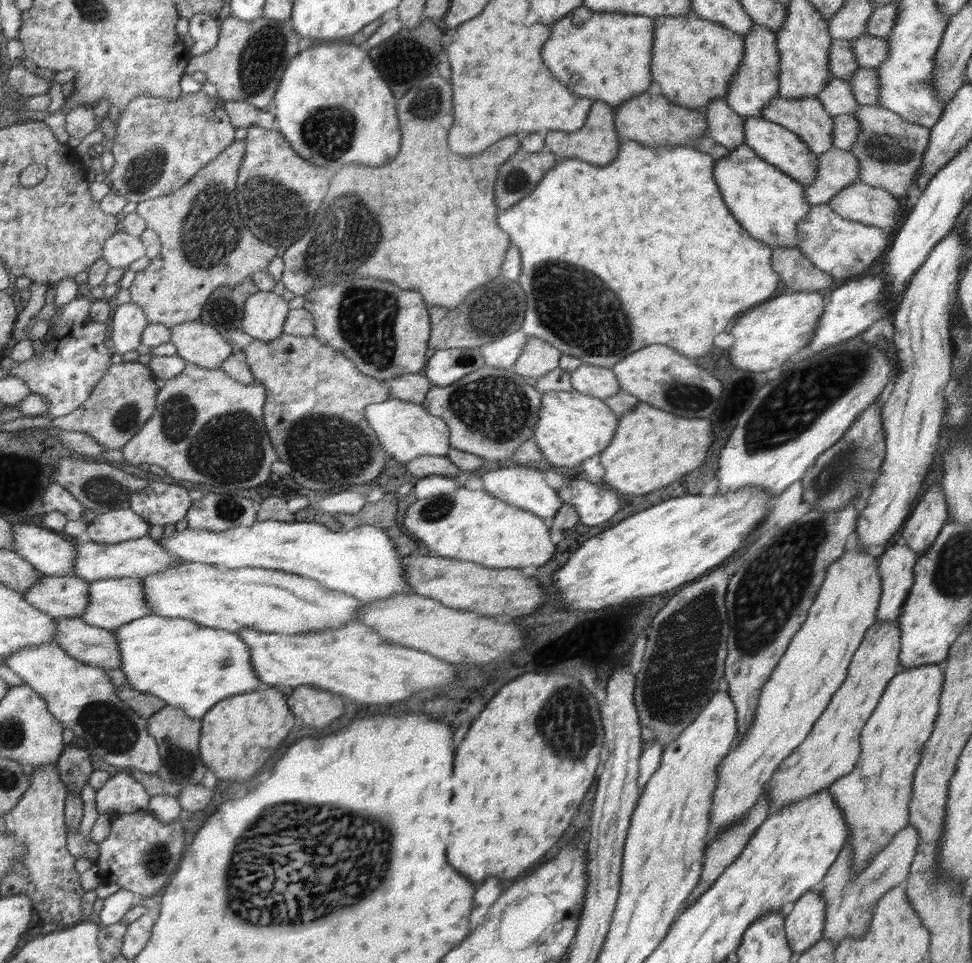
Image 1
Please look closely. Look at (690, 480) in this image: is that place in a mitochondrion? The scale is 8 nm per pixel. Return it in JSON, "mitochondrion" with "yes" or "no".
{"mitochondrion":"no"}

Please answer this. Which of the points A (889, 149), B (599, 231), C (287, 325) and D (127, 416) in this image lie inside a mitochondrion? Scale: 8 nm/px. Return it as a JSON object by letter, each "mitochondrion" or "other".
{"A":"mitochondrion","B":"other","C":"other","D":"mitochondrion"}

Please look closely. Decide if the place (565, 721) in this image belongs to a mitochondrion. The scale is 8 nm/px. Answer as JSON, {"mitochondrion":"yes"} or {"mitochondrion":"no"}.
{"mitochondrion":"yes"}

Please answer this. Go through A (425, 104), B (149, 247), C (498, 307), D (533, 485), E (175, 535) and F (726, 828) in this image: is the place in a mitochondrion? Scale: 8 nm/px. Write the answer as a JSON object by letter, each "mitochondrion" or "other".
{"A":"mitochondrion","B":"other","C":"mitochondrion","D":"other","E":"other","F":"other"}

